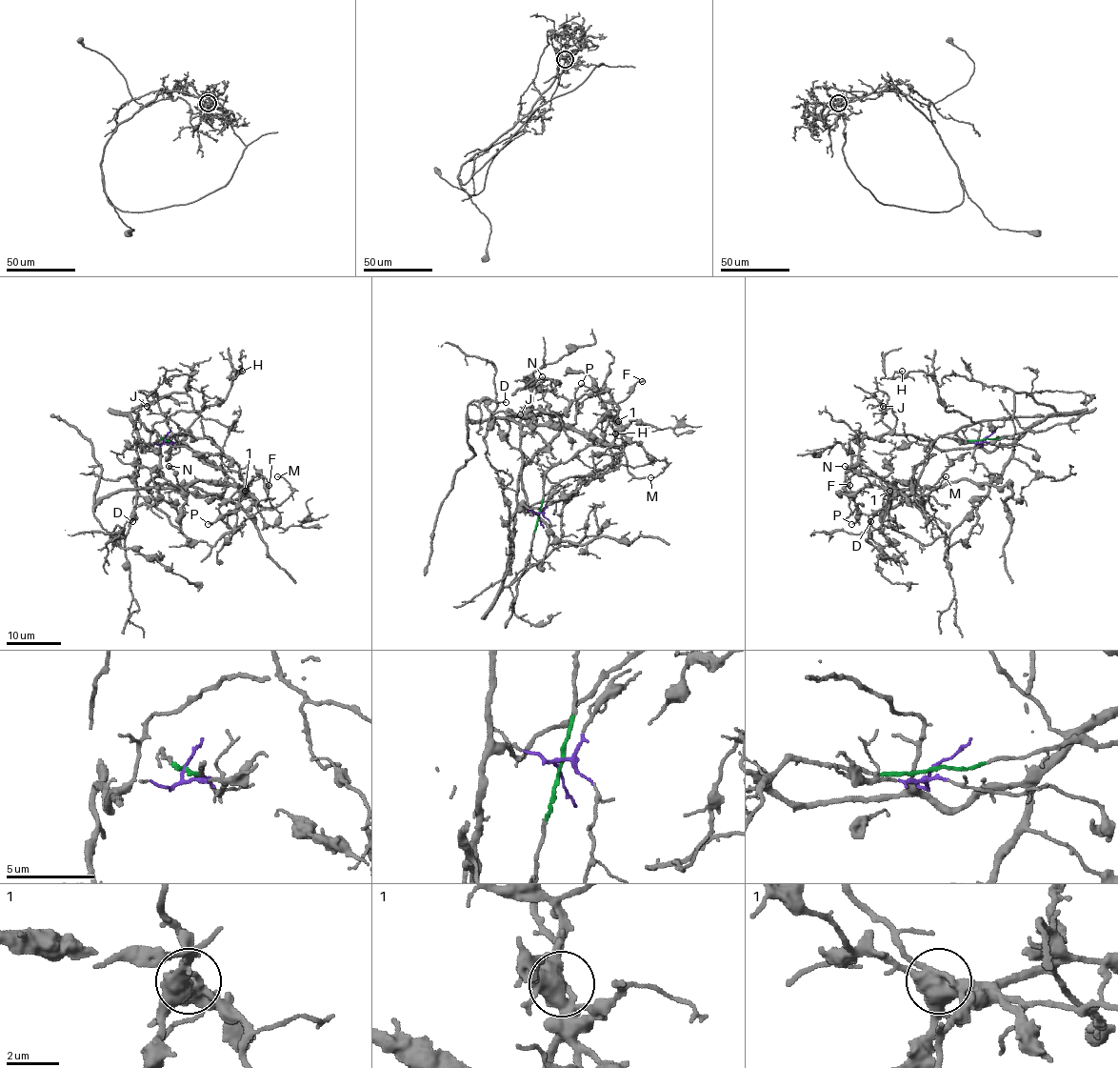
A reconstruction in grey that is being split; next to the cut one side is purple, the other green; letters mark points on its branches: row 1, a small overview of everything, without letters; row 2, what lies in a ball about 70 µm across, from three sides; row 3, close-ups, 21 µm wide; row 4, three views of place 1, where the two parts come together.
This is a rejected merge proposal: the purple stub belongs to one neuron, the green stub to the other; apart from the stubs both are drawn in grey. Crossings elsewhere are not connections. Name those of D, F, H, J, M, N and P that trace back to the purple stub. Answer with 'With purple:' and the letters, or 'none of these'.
With purple: D, H, J, M

